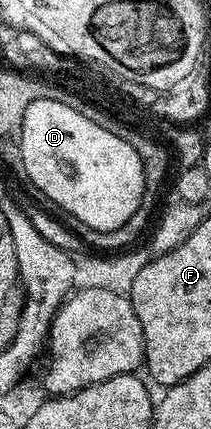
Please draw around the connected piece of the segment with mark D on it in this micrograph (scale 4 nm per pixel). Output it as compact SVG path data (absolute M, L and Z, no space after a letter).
M51 98L34 100L28 106L23 118L22 150L24 167L29 180L37 193L42 193L50 202L55 202L69 217L82 220L89 228L100 232L112 232L120 228L140 207L144 196L144 168L136 148L122 136L108 132L87 116L57 103Z

